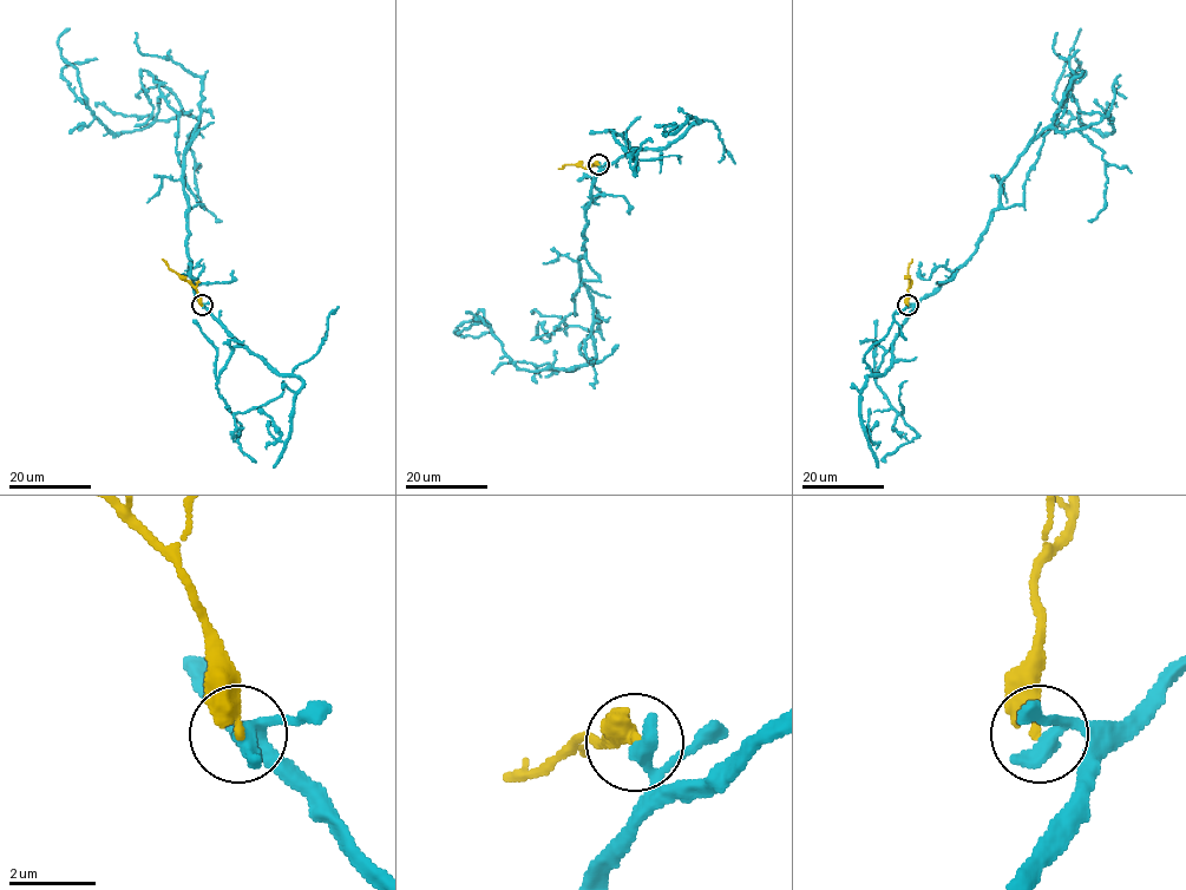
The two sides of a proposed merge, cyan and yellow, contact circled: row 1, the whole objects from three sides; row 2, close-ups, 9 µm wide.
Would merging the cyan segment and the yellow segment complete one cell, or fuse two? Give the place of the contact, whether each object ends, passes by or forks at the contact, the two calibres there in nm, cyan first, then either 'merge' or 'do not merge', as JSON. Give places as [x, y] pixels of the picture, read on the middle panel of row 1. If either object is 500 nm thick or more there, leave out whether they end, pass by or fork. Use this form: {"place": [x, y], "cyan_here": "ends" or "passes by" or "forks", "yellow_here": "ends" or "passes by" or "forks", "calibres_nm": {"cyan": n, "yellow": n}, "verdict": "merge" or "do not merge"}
{"place": [598, 164], "cyan_here": "passes by", "yellow_here": "ends", "calibres_nm": {"cyan": 280, "yellow": 360}, "verdict": "do not merge"}

